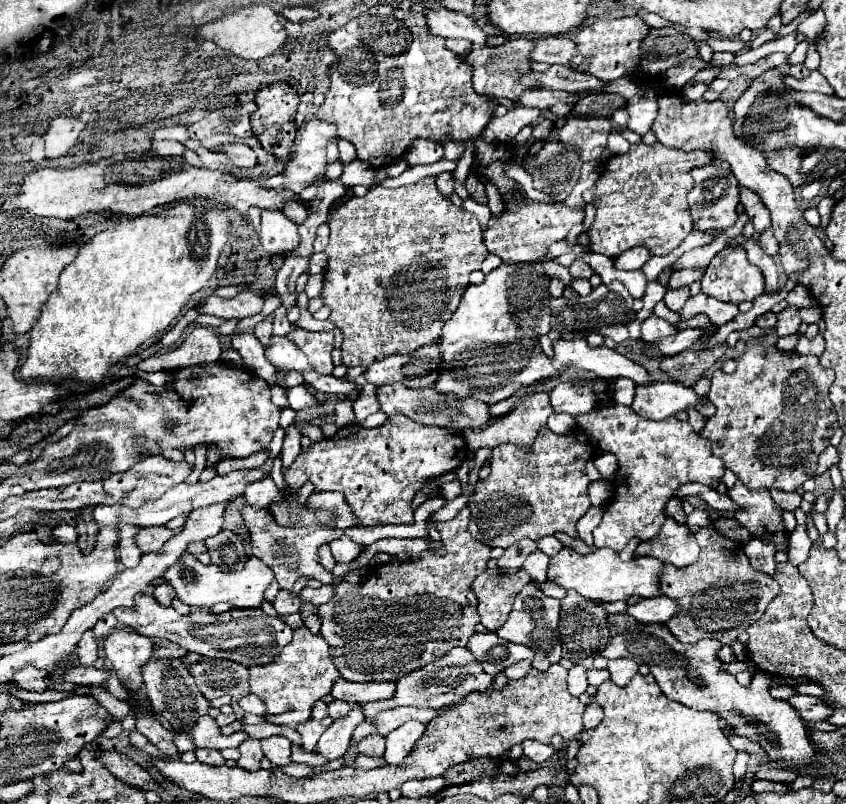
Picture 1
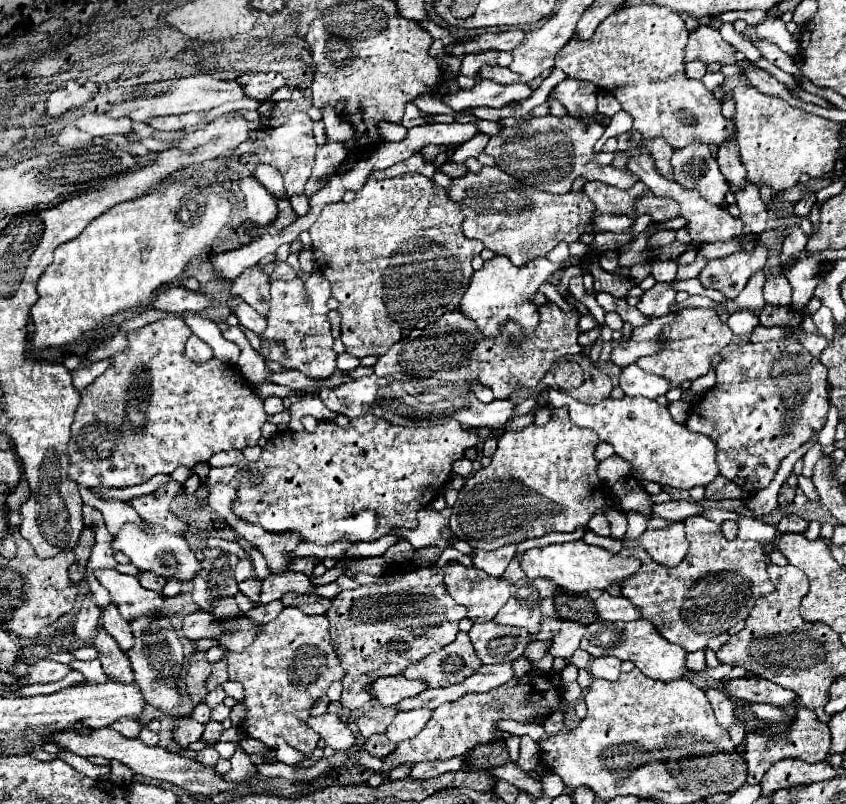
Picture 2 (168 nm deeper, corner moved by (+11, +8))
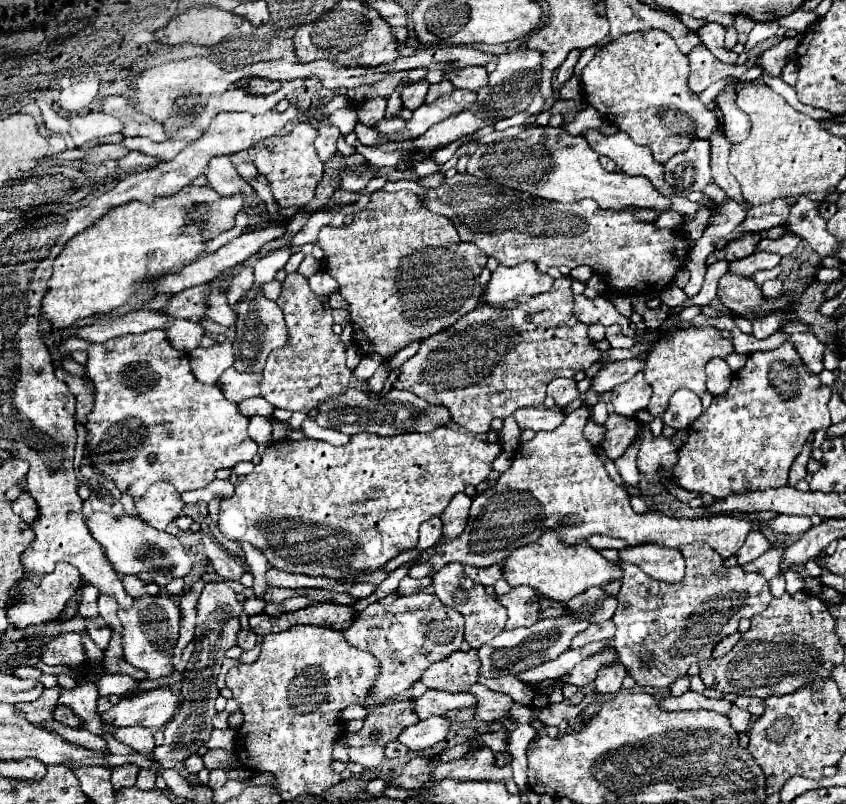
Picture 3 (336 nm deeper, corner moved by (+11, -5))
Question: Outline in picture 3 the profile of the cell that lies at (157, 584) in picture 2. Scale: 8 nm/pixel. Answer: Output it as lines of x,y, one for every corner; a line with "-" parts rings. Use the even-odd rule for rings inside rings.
124,576
122,582
124,582
126,594
132,596
132,598
140,598
144,594
158,594
158,586
156,584
146,584
138,576

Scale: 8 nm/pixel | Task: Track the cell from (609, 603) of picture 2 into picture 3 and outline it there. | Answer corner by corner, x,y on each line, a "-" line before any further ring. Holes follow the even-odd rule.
606,620
602,624
590,624
586,632
578,634
574,640
572,640
572,648
582,648
590,642
596,642
596,640
608,640
612,638
616,632
616,626
612,620

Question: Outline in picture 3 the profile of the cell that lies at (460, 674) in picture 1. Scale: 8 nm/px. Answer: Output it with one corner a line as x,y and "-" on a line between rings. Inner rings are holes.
476,650
454,652
450,658
432,664
424,672
422,682
428,688
444,692
468,692
468,688
478,680
480,658

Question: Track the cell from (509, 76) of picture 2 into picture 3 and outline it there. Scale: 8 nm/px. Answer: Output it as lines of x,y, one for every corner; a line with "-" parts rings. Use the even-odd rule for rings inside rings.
448,66
444,68
444,76
456,86
456,88
468,88
468,90
478,90
486,84
488,72
482,66
464,66
464,68
454,68

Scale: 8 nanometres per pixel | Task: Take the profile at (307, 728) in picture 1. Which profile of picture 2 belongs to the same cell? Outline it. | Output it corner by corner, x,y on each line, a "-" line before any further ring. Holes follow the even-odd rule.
324,713
320,717
312,717
308,721
308,727
312,727
332,749
350,749
356,745
356,735
348,729
344,721
338,719
338,715

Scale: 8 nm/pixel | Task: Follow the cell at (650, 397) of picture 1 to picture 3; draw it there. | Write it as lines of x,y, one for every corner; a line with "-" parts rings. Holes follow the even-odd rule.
638,372
632,380
616,386
610,394
612,394
610,402
614,406
614,412
632,418
638,410
648,406
650,396
652,396
652,388
644,380
644,372

